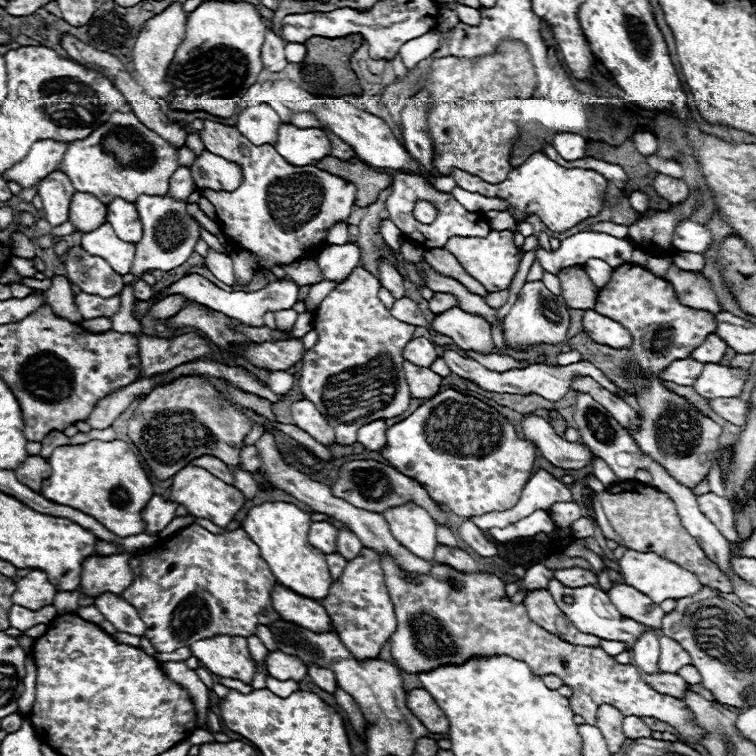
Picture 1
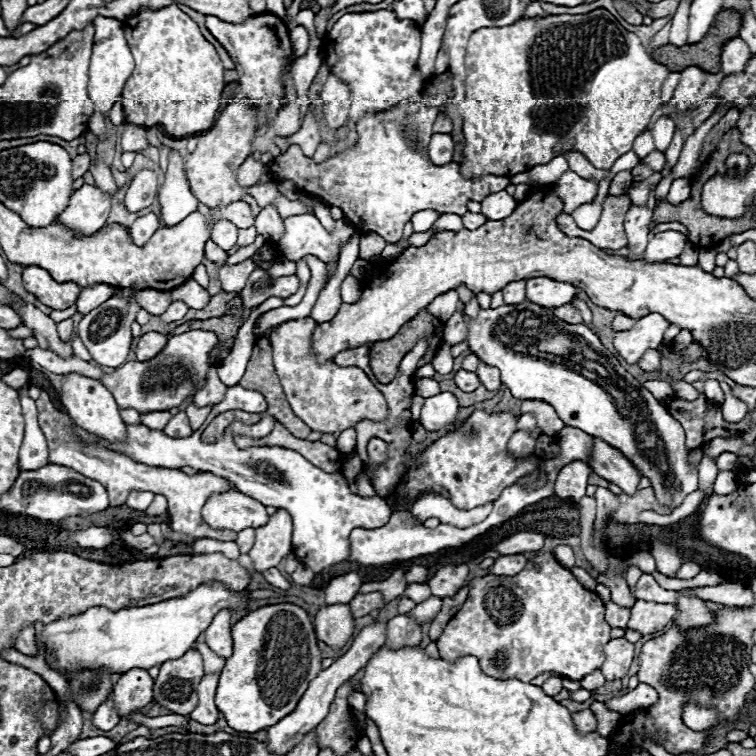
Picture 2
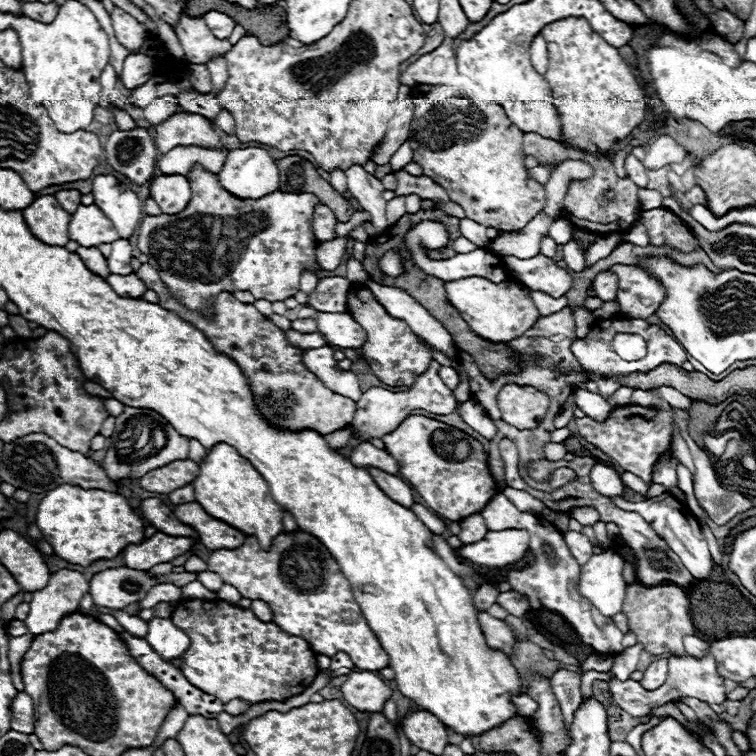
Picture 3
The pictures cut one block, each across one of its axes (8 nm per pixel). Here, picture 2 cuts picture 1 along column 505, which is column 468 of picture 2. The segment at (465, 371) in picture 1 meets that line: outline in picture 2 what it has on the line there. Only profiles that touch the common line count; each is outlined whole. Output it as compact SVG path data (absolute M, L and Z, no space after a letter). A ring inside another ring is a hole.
M458 370L454 376L454 382L462 392L474 392L480 386L478 376L474 372L466 372L466 370Z

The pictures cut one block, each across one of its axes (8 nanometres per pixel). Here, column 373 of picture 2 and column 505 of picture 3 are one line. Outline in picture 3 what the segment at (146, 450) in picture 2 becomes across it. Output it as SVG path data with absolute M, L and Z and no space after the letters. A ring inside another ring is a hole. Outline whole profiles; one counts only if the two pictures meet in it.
M496 494L480 512L484 516L486 528L488 530L500 530L500 528L524 528L530 532L530 550L536 556L534 566L528 570L520 570L520 572L508 572L508 584L512 586L512 590L528 596L528 604L530 610L540 610L540 608L548 608L554 610L558 614L562 614L572 628L576 630L576 634L580 636L580 640L588 646L592 646L596 652L602 654L616 654L622 650L622 638L624 634L614 626L612 618L602 616L588 599L583 598L578 593L578 580L580 580L580 564L570 556L570 550L564 542L562 532L550 524L548 520L544 520L542 516L534 516L528 512L520 512L504 494Z

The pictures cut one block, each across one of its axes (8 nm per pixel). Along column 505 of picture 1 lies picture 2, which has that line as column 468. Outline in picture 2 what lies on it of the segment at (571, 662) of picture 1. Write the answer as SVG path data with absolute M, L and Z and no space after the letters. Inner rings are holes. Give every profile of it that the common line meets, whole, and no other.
M540 552L536 554L532 560L526 562L524 570L516 576L492 576L492 574L486 574L486 576L480 576L480 578L472 578L468 582L468 598L466 602L462 604L462 608L454 614L454 618L448 622L448 626L444 628L442 636L436 640L438 644L438 652L444 660L456 660L456 658L462 658L462 656L476 656L478 662L480 662L480 668L484 674L492 676L492 678L500 678L500 680L508 680L508 678L516 678L516 680L524 680L524 682L532 682L538 674L544 674L544 672L560 672L564 678L570 678L570 680L582 680L586 674L594 672L594 670L600 670L606 656L604 656L604 646L608 644L610 640L610 626L608 622L604 620L604 602L600 600L600 596L592 590L586 590L576 578L574 574L564 568L562 564L556 562L556 558L552 556L552 552Z

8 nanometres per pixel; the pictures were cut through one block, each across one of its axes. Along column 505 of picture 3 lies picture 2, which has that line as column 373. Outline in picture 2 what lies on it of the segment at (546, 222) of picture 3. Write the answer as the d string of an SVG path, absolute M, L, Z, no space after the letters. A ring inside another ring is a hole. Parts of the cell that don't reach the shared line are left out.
M374 232L362 234L362 238L360 238L360 258L362 260L370 260L372 256L378 256L384 250L386 244L388 242L382 236L374 234Z

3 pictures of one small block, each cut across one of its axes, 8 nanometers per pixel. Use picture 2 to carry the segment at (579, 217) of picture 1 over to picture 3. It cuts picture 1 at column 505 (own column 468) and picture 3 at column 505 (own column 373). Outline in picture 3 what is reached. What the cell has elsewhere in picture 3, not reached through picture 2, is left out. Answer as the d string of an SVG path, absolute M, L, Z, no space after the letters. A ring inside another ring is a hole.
M422 86L422 92L416 98L416 114L408 140L414 144L414 162L422 166L424 176L430 176L436 184L440 184L450 194L452 202L460 204L466 210L466 216L470 220L476 220L486 228L496 228L498 232L518 232L520 228L524 228L528 220L532 220L544 206L544 186L528 178L528 170L524 168L524 132L512 126L512 122L496 102L488 102L490 98L482 98L472 90Z

